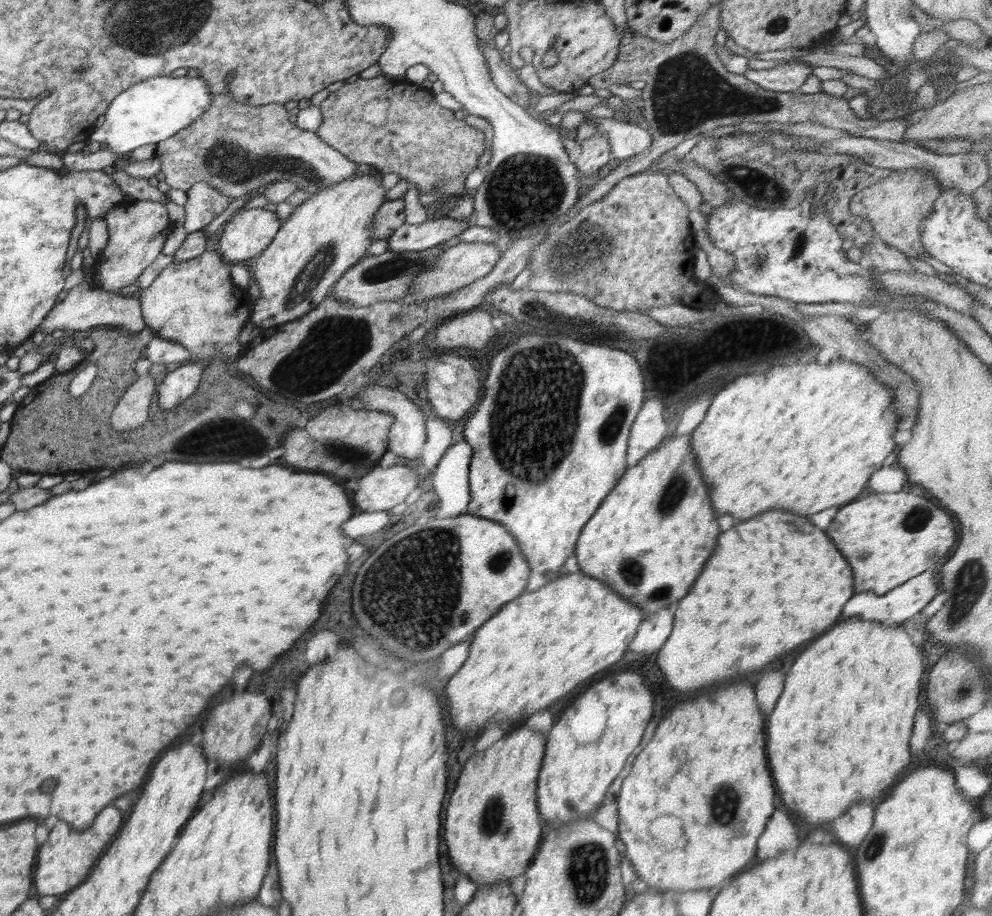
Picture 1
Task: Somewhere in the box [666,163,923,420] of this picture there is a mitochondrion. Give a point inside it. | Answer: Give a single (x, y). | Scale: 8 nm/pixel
(799, 245)

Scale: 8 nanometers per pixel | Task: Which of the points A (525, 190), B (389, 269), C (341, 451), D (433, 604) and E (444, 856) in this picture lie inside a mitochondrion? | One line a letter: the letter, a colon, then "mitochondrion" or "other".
A: mitochondrion
B: mitochondrion
C: mitochondrion
D: mitochondrion
E: other

